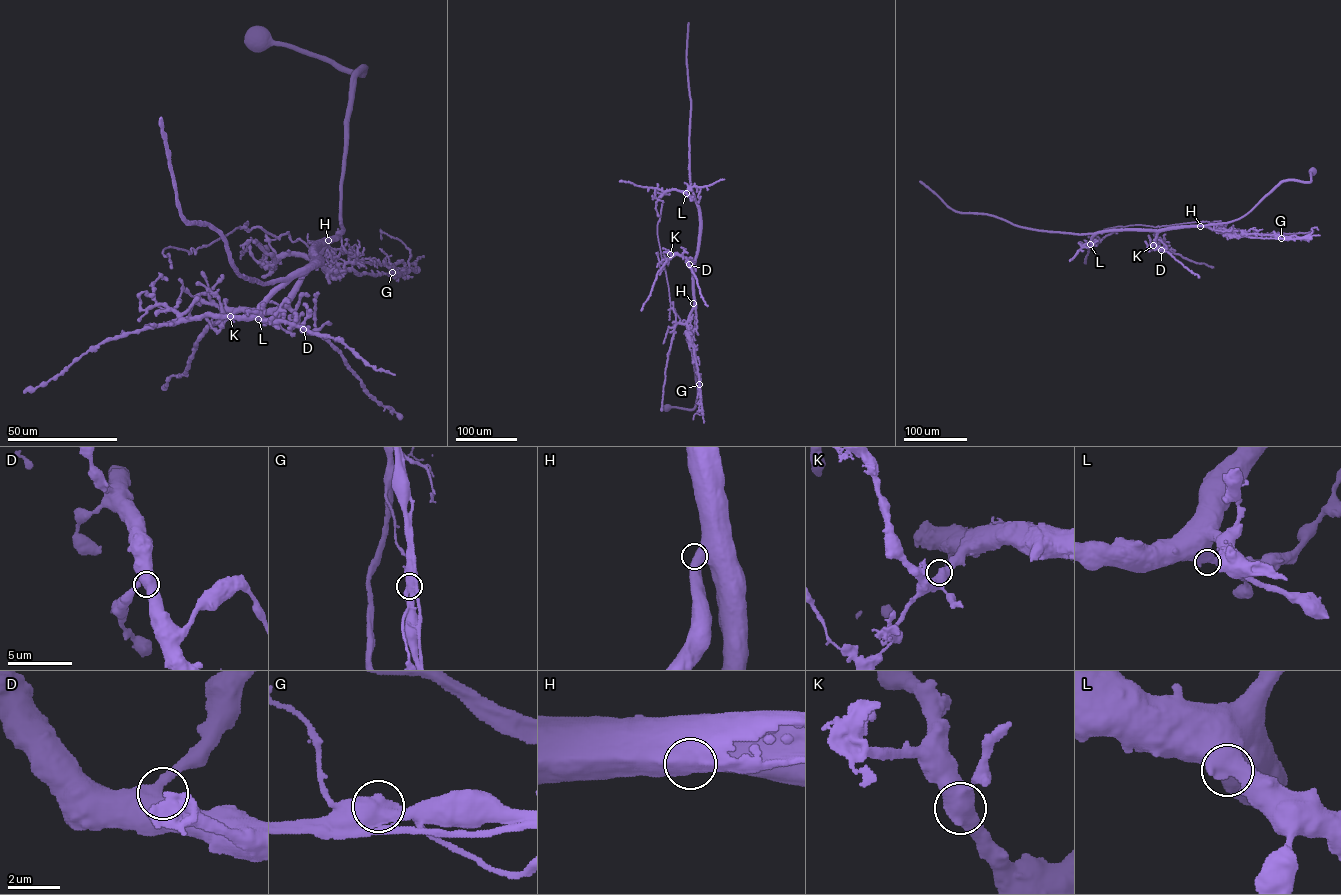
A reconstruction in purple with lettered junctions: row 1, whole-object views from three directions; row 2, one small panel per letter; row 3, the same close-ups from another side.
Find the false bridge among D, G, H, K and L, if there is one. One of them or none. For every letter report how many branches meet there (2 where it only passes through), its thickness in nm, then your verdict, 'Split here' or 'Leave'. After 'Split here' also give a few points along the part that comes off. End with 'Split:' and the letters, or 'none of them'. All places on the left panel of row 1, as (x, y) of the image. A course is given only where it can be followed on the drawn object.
D: Branches: 2. Thickness 600 nm. Leave
G: Branches: 2. Thickness 650 nm. Split here. Course of the part to remove: (392, 272), (363, 259), (328, 278), (289, 232), (244, 225), (189, 253), (163, 249), (171, 268)
H: Branches: 2. Thickness 550 nm. Leave
K: Branches: 2. Thickness 650 nm. Leave
L: Branches: 2. Thickness 600 nm. Leave
Split: G

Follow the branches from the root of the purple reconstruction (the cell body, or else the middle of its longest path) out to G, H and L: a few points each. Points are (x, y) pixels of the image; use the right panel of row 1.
G: (1312, 172), (1309, 182), (1282, 181), (1239, 218), (1200, 226), (1233, 236), (1281, 238)
H: (1312, 172), (1309, 182), (1282, 181), (1239, 218), (1200, 226)
L: (1312, 172), (1309, 182), (1282, 181), (1246, 214), (1230, 221), (1157, 230), (1098, 232), (1090, 244)

